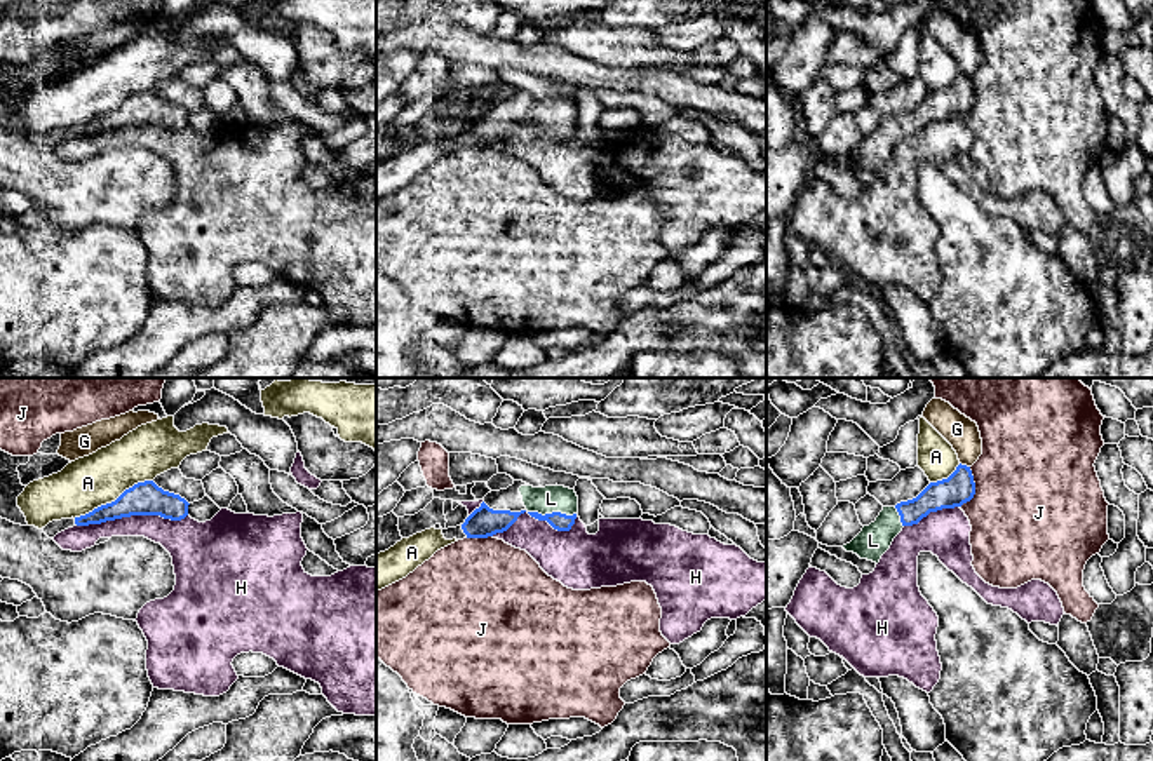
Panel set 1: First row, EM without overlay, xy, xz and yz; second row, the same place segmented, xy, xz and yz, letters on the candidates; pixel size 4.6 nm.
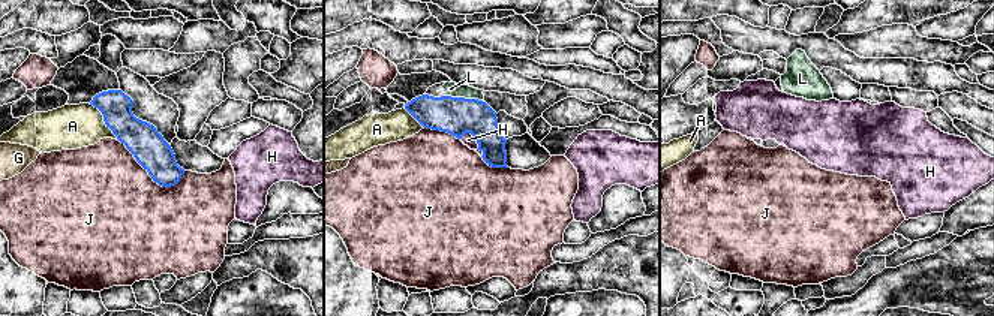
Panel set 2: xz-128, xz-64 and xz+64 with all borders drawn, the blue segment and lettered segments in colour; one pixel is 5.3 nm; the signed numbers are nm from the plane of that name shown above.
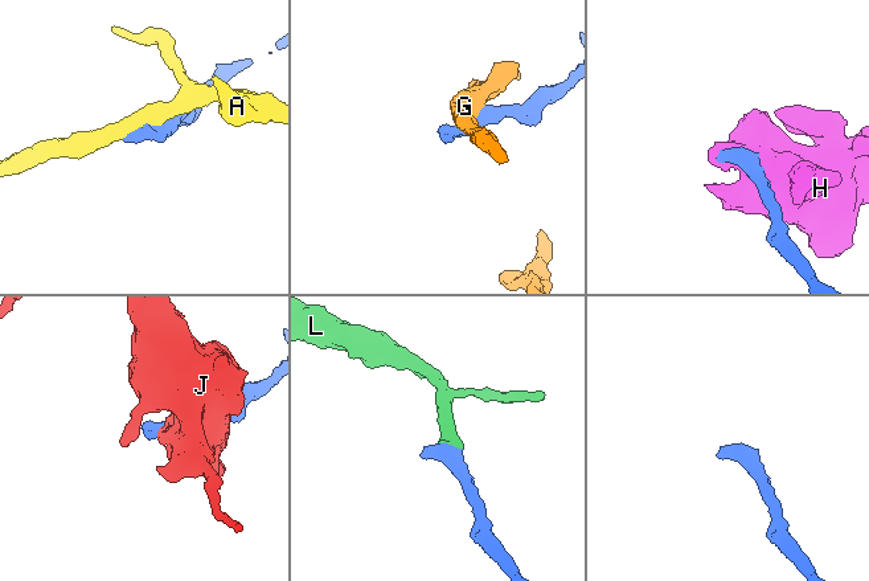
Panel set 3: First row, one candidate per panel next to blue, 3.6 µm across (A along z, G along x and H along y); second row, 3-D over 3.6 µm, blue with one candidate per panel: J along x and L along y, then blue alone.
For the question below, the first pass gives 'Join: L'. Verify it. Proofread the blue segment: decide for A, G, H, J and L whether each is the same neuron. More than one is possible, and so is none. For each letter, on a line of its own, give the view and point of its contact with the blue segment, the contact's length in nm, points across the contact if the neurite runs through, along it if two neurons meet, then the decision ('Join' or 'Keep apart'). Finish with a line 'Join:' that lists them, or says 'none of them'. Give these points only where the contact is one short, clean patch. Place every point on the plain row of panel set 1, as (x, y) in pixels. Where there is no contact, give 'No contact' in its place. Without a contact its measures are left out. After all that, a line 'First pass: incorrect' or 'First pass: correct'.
A: Touches blue at xy (112, 112). Shared border 400 nm. Keep apart
G: Touches blue at yz (965, 75). Shared border 50 nm. Boundary: yz (960, 72), (969, 77). Keep apart
H: Touches blue at xy (131, 124). Shared border 500 nm. Keep apart
J: Touches blue at yz (974, 98). Shared border 200 nm. Keep apart
L: Touches blue at xz (552, 122). Shared border 220 nm. Path across: xz (559, 131), (552, 122), (551, 108). Join
Join: L
First pass: correct

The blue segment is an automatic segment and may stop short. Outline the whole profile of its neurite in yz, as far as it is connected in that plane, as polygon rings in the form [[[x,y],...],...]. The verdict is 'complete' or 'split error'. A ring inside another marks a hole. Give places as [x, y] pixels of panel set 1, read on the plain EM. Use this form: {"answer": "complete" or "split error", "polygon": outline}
{"answer": "split error", "polygon": [[[960,73],[947,89],[930,92],[916,108],[900,111],[895,117],[883,117],[876,131],[864,136],[843,158],[878,174],[904,136],[918,134],[930,122],[961,117],[974,104],[972,80]]]}

